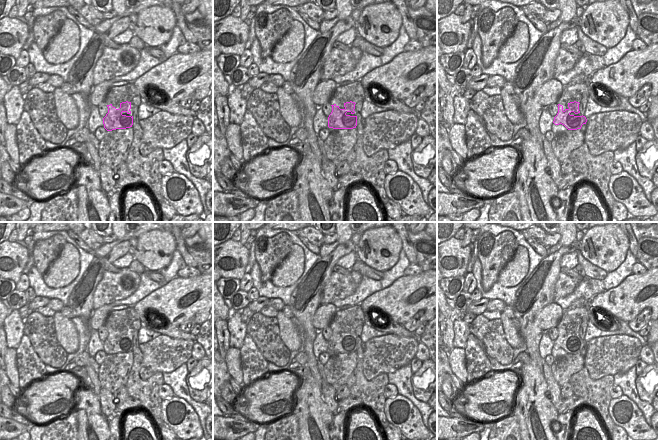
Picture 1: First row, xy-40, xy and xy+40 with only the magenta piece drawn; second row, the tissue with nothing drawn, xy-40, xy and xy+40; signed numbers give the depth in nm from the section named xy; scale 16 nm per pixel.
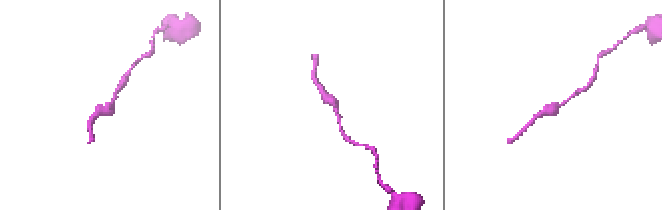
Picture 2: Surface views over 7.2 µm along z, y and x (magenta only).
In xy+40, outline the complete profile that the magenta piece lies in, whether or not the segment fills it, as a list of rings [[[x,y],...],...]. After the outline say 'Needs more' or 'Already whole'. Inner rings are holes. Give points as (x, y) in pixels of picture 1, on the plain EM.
[[[570,326],[568,327],[568,333],[563,333],[563,330],[558,328],[558,337],[554,341],[553,347],[555,349],[562,348],[568,354],[577,354],[581,353],[583,348],[586,348],[587,343],[585,340],[578,340],[579,335],[579,326]]]. Already whole

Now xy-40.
[[[131,326],[120,327],[120,332],[116,333],[112,328],[107,329],[108,337],[103,342],[104,352],[107,355],[116,353],[126,353],[133,349],[133,340],[131,341]]]. Already whole

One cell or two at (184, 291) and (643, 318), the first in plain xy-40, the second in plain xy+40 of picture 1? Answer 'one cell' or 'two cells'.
two cells

